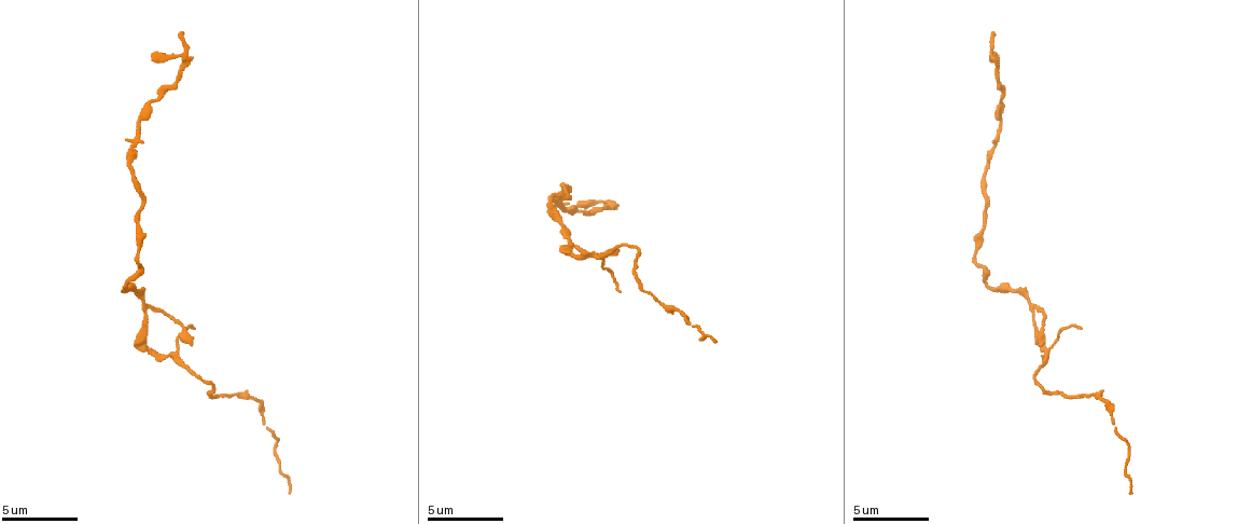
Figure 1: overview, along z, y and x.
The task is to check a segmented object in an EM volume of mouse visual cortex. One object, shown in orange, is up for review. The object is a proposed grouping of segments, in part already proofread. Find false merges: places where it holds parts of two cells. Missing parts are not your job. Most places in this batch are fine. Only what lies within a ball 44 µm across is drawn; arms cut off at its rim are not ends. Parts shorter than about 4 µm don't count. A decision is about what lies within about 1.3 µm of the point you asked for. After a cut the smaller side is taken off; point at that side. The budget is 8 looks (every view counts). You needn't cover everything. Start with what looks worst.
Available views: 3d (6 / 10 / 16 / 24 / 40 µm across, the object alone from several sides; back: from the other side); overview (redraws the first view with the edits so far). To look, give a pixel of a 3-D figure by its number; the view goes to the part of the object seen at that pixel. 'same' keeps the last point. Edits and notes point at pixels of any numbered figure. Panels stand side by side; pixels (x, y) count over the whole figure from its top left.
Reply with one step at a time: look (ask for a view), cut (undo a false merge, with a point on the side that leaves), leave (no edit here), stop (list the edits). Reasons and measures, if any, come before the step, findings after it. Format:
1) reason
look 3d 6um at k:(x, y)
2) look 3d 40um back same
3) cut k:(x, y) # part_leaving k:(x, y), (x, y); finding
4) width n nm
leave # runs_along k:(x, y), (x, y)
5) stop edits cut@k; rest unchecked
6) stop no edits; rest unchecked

branch point
look 3d 16um at 1:(143, 297)

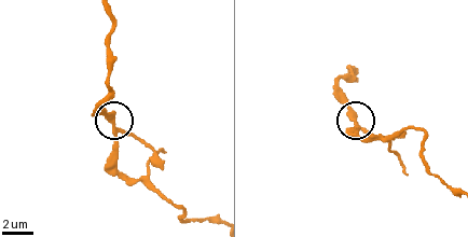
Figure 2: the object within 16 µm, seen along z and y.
other side
look 3d 16um back at 2:(355, 121)

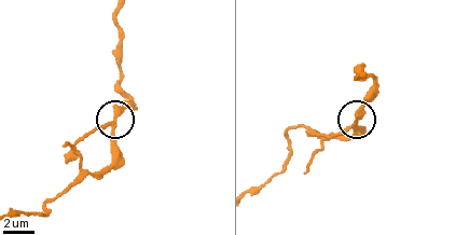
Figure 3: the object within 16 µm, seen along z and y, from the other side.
arms 3
leave # all the same cell

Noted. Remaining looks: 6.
arms run side by side
look 3d 10um at 1:(179, 362)

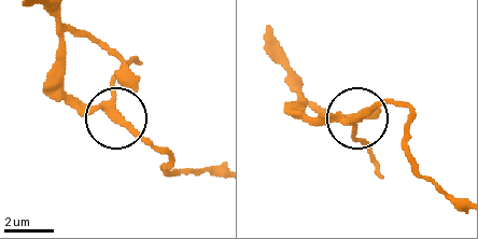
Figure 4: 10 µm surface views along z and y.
leave # runs_along 4:(295, 88), (304, 113), (314, 120), (357, 120), (398, 101); all the same cell

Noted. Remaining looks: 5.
look 3d 10um at 1:(563, 183)

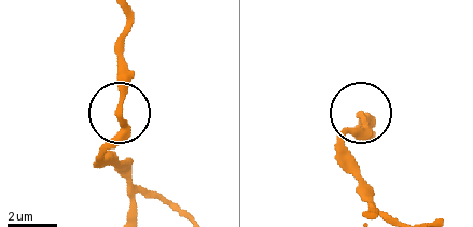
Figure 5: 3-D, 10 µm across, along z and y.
leave # runs_along 5:(123, 175), (102, 157), (120, 122), (120, 38); continuous, no second cell

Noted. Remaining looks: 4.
a narrow waist
look 3d 10um at 1:(563, 211)

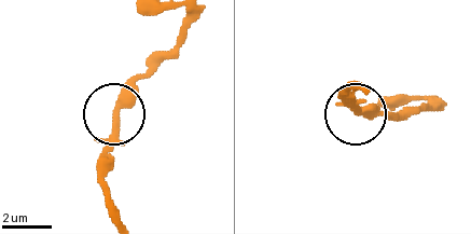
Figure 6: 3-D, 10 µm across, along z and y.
leave # runs_along 6:(118, 211), (108, 187), (114, 112), (155, 65); one cell here

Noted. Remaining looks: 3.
stop no edits; rest unchecked

